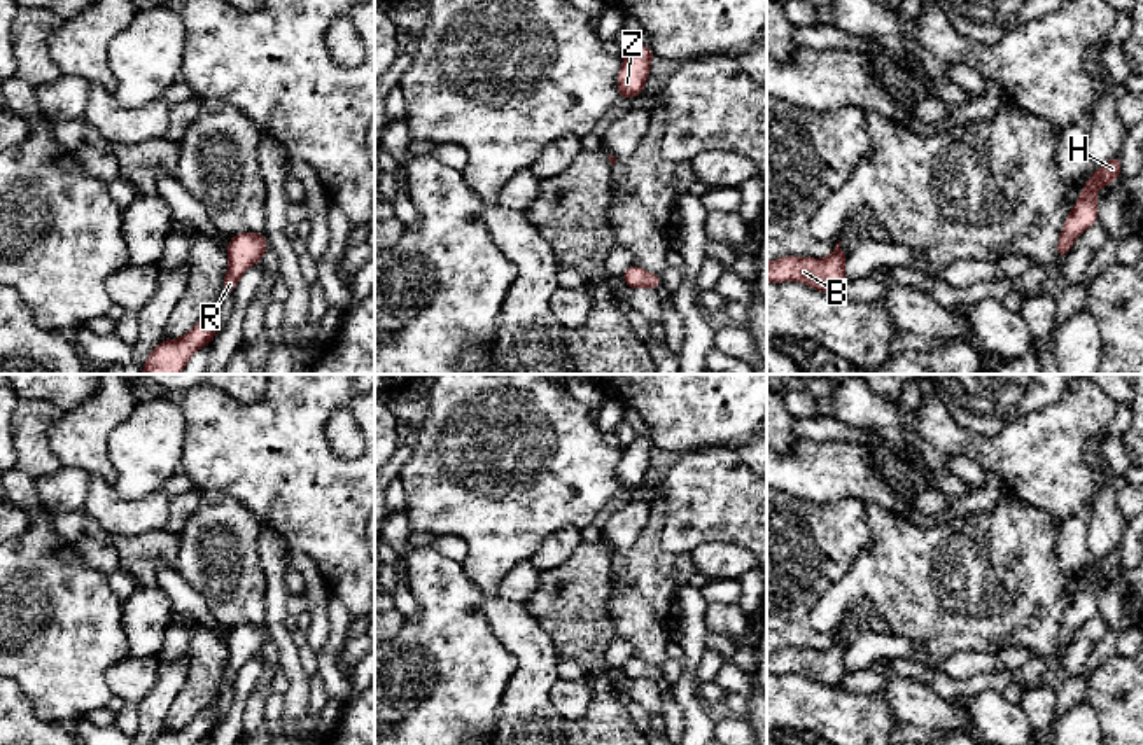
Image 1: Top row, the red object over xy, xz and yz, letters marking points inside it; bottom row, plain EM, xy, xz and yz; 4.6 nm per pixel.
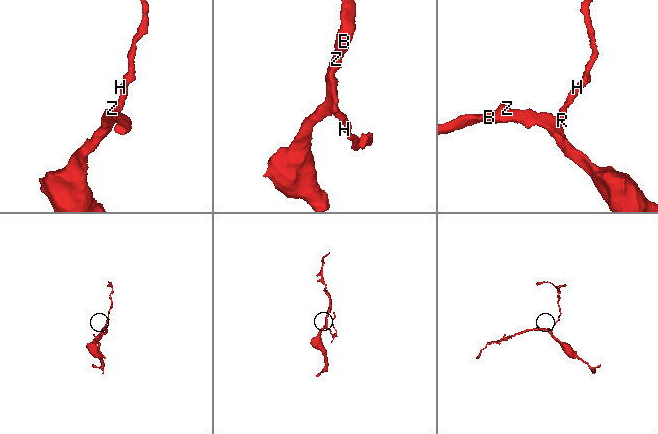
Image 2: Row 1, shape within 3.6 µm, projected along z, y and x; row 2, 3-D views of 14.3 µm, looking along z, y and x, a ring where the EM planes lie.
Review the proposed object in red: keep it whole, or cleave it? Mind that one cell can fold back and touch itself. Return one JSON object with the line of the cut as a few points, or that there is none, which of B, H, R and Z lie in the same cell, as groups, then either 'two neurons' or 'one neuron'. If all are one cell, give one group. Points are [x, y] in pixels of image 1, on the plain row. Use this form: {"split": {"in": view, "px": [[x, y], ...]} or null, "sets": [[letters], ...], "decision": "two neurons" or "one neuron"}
{"split": null, "sets": [["B", "H", "R", "Z"]], "decision": "one neuron"}

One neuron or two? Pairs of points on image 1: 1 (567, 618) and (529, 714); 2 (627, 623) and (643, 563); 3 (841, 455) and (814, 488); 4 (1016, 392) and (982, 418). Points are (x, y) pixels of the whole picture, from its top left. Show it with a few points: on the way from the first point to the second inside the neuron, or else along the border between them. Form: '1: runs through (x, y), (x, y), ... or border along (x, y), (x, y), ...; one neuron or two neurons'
1: border along (531, 616), (546, 632), (559, 654); two neurons
2: runs through (639, 609), (643, 577); one neuron
3: runs through (834, 464), (818, 480); one neuron
4: runs through (1007, 394), (991, 410); one neuron

